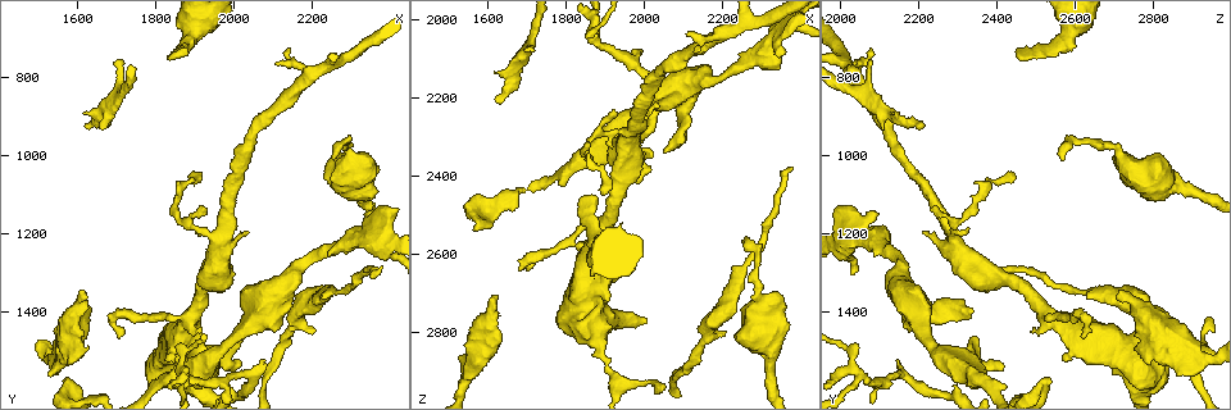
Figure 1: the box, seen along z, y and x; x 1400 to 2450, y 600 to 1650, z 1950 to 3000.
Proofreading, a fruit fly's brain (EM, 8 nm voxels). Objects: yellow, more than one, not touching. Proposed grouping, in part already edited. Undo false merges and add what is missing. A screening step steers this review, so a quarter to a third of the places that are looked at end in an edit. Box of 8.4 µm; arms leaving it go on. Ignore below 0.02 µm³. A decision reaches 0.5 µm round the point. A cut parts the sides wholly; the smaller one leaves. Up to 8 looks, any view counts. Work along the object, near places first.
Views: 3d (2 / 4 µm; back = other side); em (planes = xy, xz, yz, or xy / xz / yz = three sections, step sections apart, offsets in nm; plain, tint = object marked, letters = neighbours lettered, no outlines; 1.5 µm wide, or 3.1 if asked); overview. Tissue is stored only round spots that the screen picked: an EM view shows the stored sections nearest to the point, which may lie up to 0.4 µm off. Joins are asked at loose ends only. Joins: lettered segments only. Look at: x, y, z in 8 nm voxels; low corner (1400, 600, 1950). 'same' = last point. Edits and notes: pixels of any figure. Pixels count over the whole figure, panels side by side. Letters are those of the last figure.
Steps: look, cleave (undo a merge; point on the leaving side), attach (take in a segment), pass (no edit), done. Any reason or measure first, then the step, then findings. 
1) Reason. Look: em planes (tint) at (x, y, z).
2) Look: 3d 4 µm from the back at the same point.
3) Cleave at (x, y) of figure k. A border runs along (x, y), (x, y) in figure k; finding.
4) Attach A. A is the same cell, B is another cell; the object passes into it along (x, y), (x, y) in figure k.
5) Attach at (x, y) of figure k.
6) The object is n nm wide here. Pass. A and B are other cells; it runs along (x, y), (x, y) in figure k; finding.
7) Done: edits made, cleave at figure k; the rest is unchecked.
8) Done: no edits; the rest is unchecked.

An open end. Look: em planes (letters) at (1625, 1355, 2705).

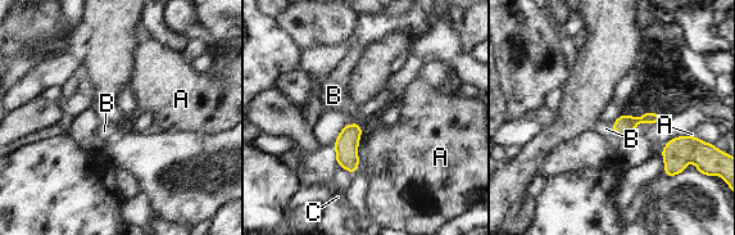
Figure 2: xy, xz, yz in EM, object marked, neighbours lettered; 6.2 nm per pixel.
Attach B. B is the same cell, A and C are other cells; the object passes into it along (625, 125), (613, 130), (606, 129) in figure 2; it goes on there.

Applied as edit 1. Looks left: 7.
See it whole again. Look: overview.

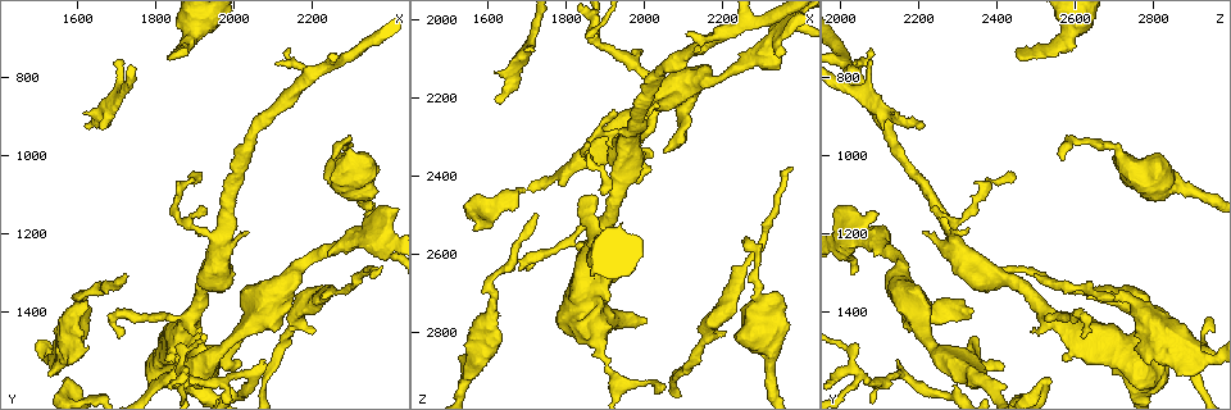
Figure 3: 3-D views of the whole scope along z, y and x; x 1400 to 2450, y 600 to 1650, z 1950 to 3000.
Branch stops here. Look: 3d 2 µm at (1560, 1570, 2535).

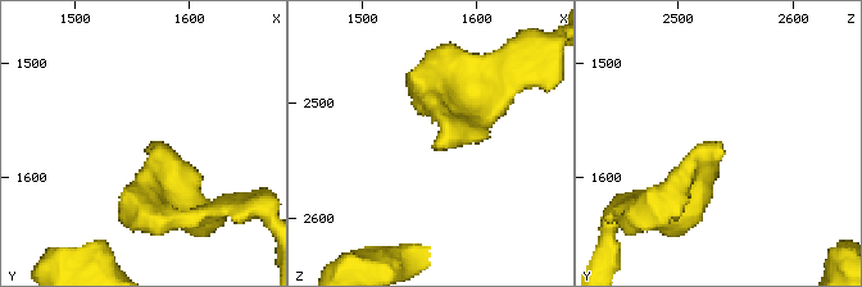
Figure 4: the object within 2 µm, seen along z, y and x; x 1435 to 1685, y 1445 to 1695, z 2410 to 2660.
Now the EM. Look: em planes (letters) at (1568, 1570, 2536).

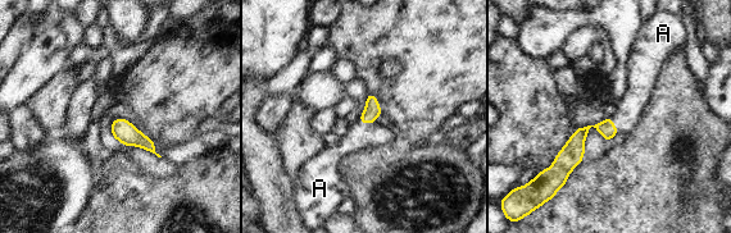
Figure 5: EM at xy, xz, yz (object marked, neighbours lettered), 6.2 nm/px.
The longest contact is with A, 110 nm. Attach A. A is the same cell; the object passes into it along (372, 110), (366, 122), (359, 136) in figure 5; it goes on there.

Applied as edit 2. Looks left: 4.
Done: edits made, attach at figure 2, attach at figure 5; the rest is unchecked.

